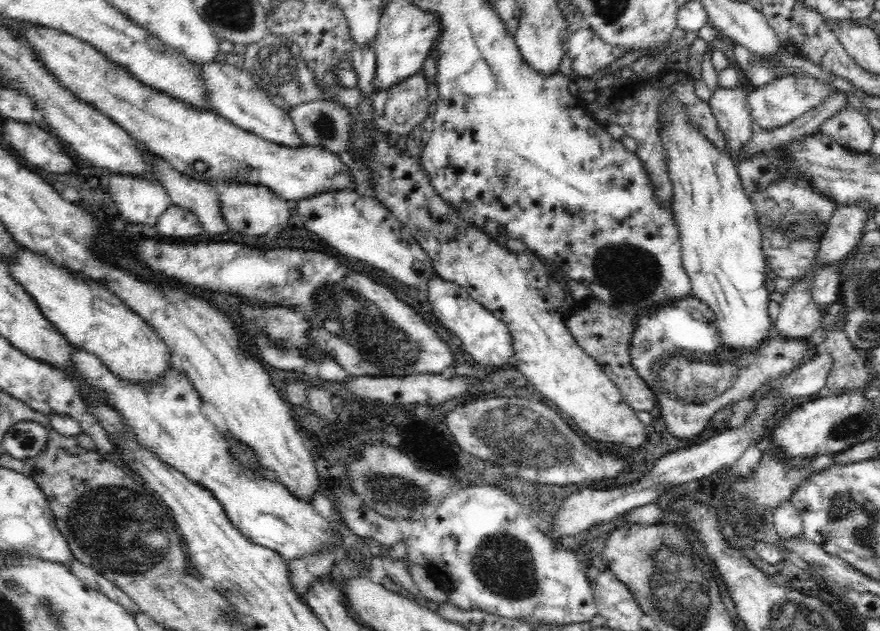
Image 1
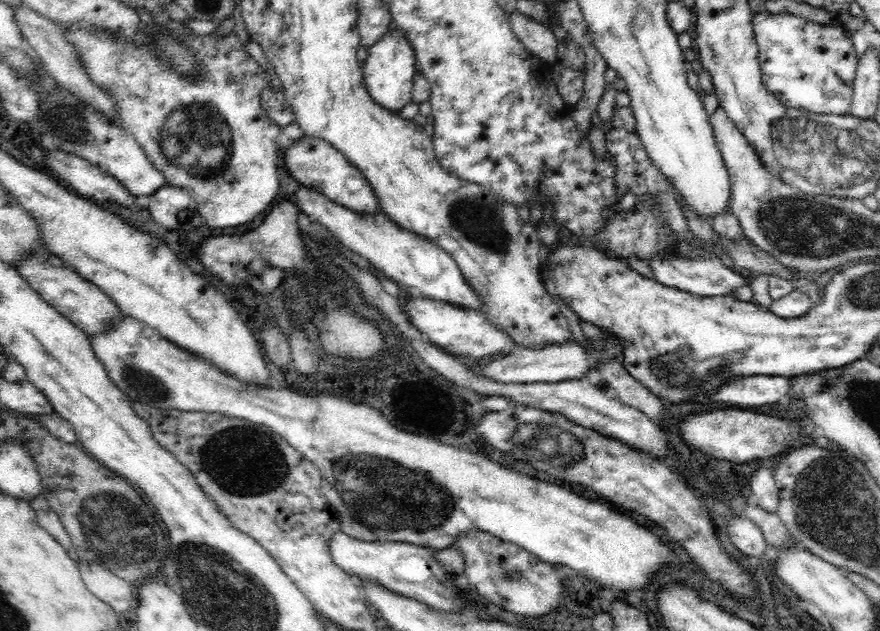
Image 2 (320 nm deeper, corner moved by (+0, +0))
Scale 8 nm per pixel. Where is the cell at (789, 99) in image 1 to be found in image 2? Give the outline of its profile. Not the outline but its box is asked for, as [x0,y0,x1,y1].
[752,10,858,116]

